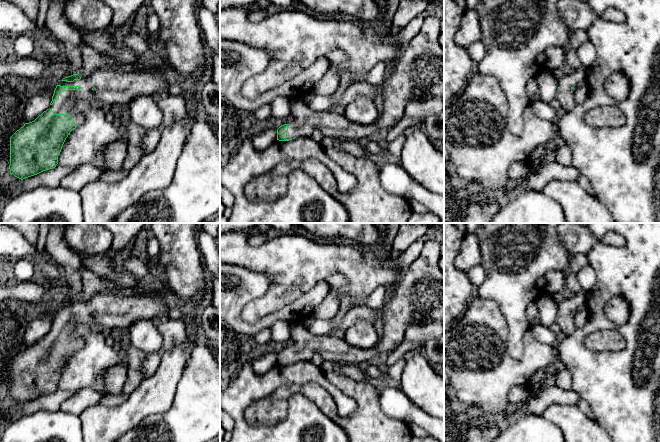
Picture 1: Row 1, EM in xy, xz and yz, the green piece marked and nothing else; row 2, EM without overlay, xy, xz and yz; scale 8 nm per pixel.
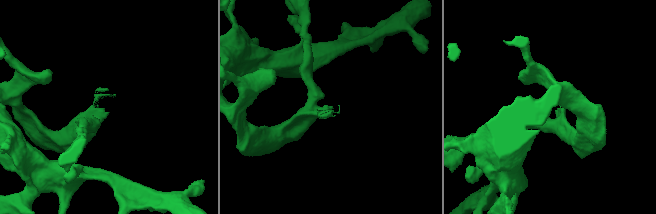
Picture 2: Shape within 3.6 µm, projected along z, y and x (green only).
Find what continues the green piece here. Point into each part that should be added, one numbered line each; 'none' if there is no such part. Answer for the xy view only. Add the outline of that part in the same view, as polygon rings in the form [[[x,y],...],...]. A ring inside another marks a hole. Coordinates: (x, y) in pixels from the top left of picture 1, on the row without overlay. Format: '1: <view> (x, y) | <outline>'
1: xy (119, 312) | [[[163,282],[163,291],[159,294],[138,293],[136,296],[124,296],[108,290],[96,293],[89,302],[73,306],[61,305],[60,310],[80,310],[81,313],[62,316],[50,333],[55,338],[69,338],[74,343],[75,350],[79,350],[85,345],[83,338],[74,336],[79,324],[88,326],[92,332],[101,332],[102,328],[125,331],[141,319],[167,317],[173,299],[166,282]]]

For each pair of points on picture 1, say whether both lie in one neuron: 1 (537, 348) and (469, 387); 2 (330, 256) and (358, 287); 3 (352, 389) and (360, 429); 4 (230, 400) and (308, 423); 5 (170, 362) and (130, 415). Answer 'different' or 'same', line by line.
1: same
2: same
3: same
4: same
5: same

